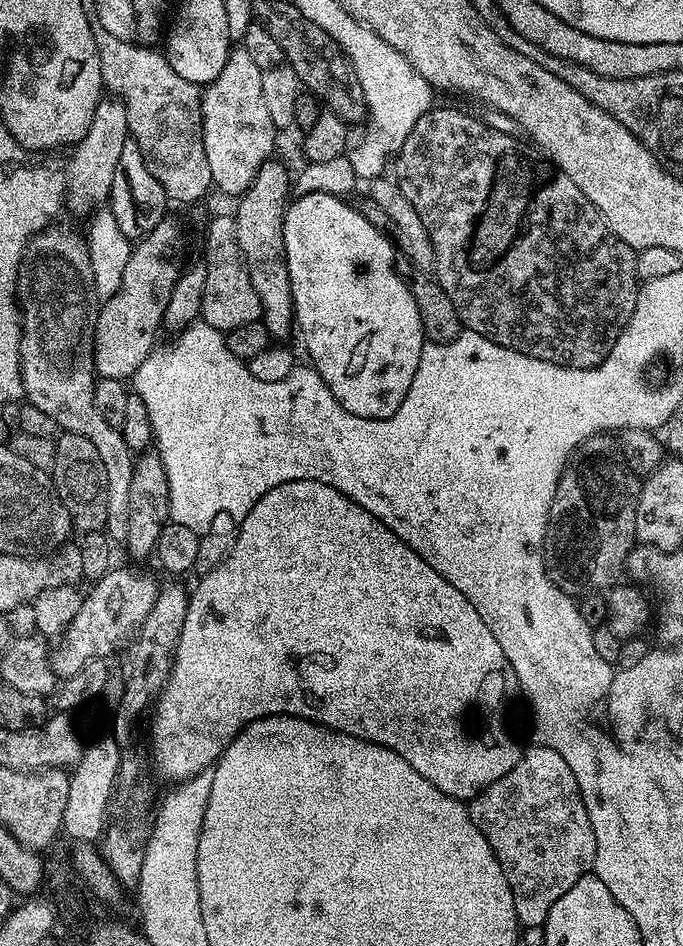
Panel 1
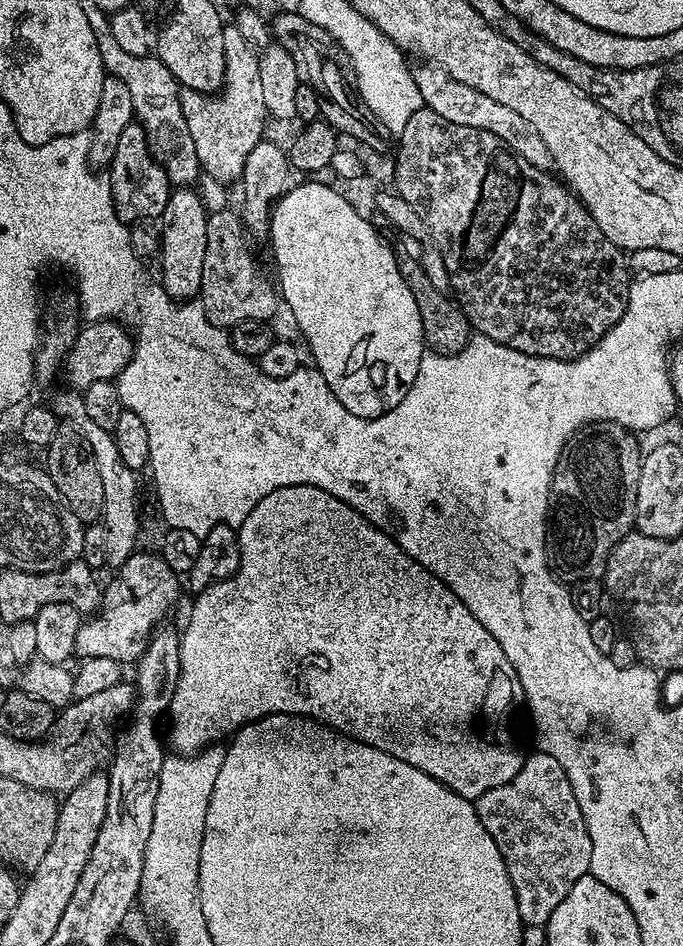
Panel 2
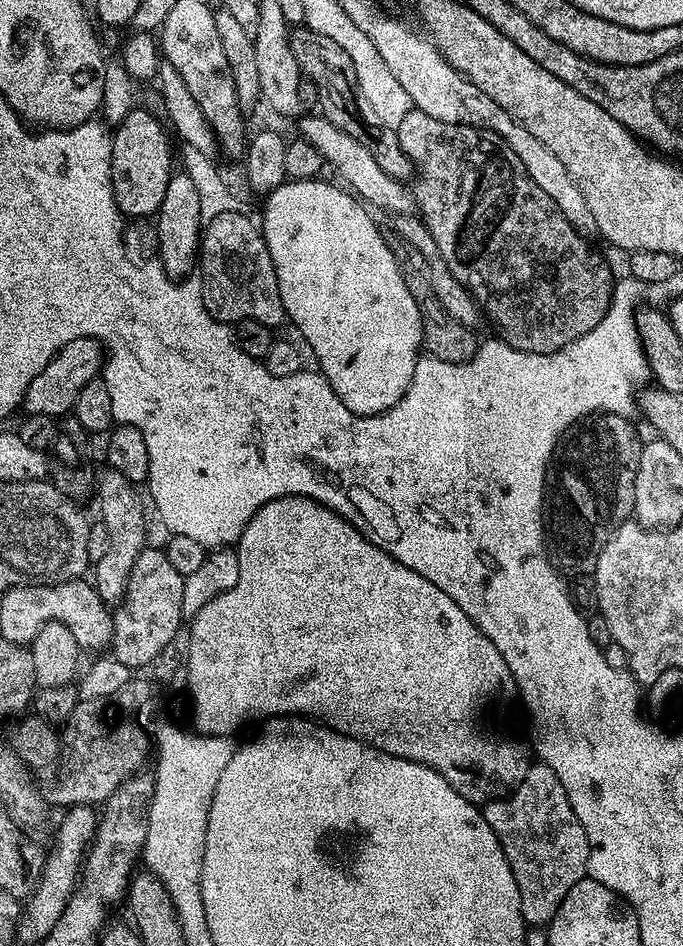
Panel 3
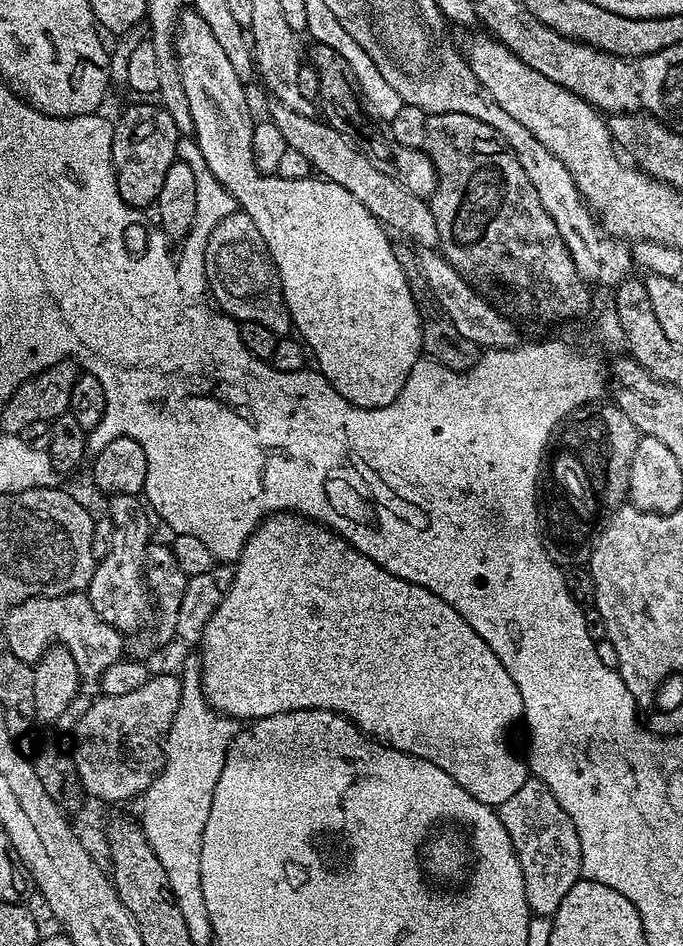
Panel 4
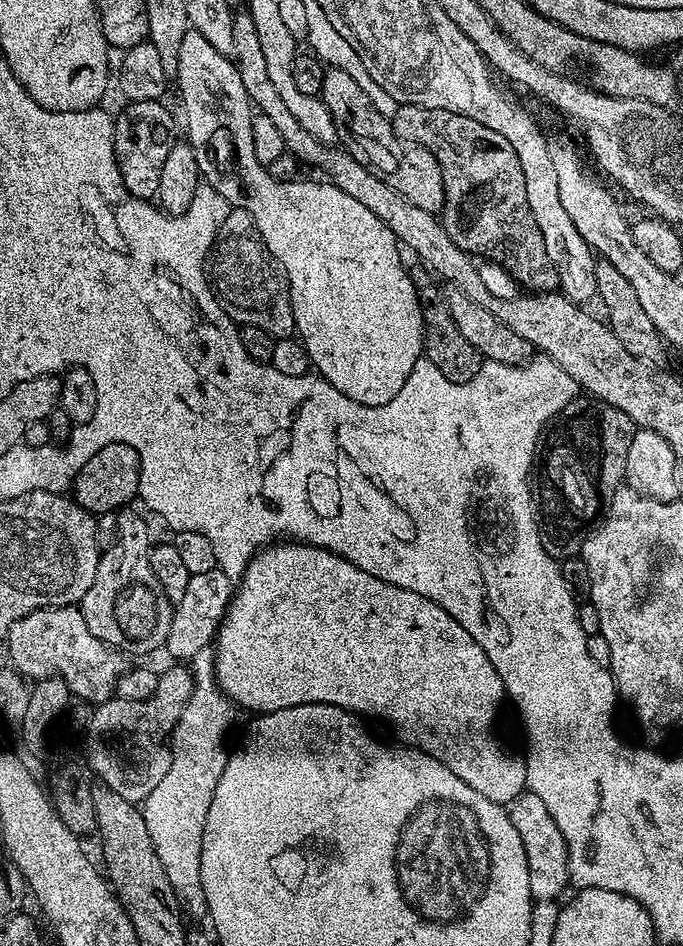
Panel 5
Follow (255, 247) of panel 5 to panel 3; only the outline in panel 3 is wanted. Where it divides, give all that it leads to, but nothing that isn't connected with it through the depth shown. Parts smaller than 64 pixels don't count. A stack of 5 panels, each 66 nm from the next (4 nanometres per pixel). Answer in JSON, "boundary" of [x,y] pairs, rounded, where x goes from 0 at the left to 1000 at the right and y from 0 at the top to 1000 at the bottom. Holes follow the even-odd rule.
{"boundary":[[[351,222],[327,224],[297,238],[290,272],[290,292],[296,297],[299,320],[305,323],[305,331],[316,338],[329,340],[370,338],[404,349],[408,348],[410,341],[417,341],[419,335],[407,307],[401,277],[395,273],[395,264],[389,260],[385,244],[378,240],[376,234],[373,237],[366,229],[356,228],[354,224]]]}

